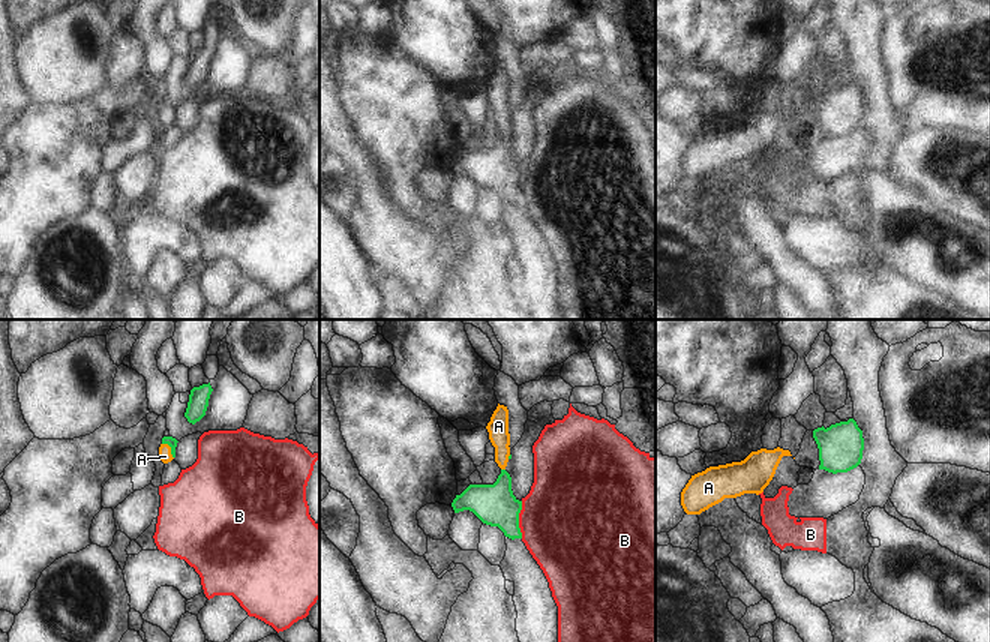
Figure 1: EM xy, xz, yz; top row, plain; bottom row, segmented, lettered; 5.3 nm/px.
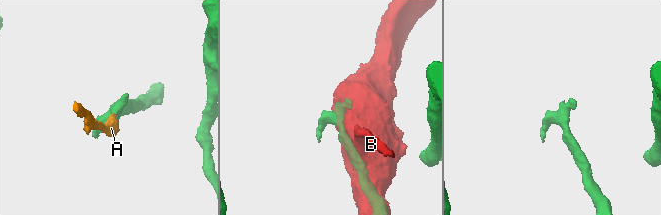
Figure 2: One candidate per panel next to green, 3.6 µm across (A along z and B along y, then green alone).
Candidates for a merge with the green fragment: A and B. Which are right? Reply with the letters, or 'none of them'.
A

